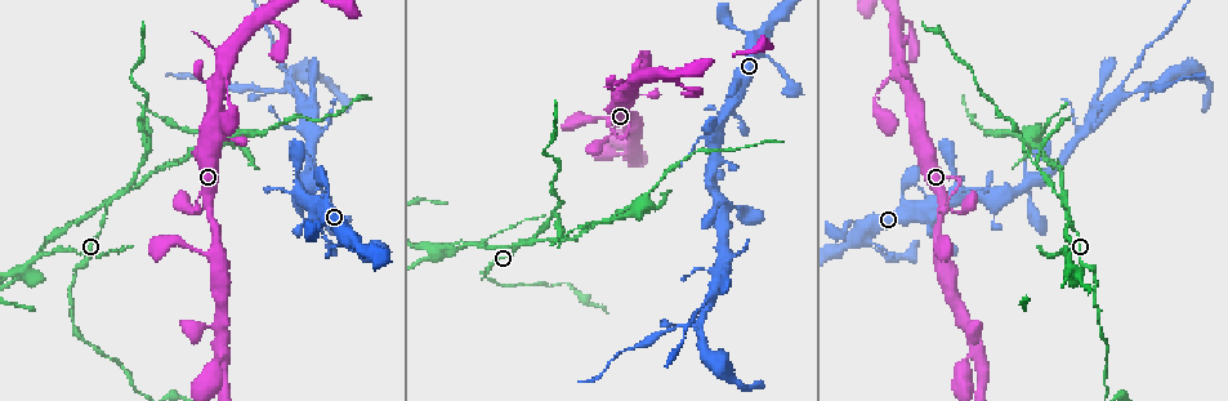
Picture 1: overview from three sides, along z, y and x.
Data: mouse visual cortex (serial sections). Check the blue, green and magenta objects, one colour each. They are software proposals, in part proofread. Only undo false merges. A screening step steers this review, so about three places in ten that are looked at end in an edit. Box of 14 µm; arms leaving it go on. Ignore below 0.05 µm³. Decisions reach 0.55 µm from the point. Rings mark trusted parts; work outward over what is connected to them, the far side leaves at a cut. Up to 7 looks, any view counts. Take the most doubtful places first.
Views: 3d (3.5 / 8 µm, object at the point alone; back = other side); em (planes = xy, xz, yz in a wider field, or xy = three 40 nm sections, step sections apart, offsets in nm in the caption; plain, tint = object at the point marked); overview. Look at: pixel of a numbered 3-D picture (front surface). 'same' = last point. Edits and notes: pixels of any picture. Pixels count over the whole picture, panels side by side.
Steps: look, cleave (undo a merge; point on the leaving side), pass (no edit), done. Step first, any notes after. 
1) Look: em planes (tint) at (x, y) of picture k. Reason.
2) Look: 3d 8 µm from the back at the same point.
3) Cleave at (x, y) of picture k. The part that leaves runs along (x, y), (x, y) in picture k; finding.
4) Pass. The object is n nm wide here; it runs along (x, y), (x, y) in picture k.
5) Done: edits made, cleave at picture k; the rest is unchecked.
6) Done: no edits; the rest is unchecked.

Look: 3d 3.5 µm at (106, 214) of picture 1.

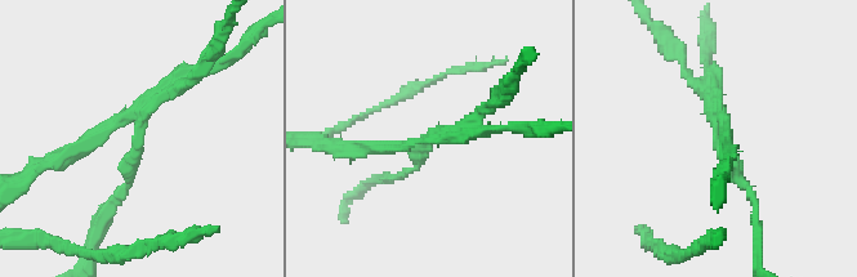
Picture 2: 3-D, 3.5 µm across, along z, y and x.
Look: em planes (tint) at (135, 132) of picture 2. Shape alone is not enough.

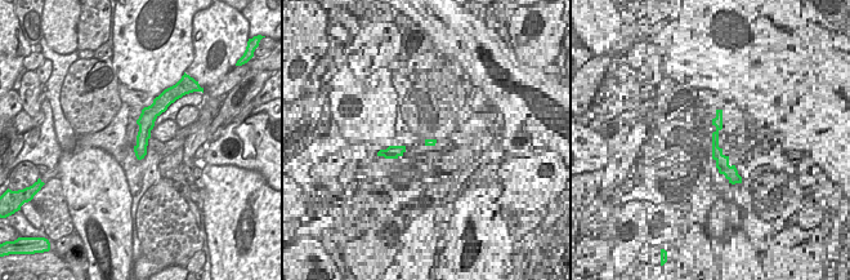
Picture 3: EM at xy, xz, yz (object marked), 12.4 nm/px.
Look: em xy step 3 (tint) at the same point.

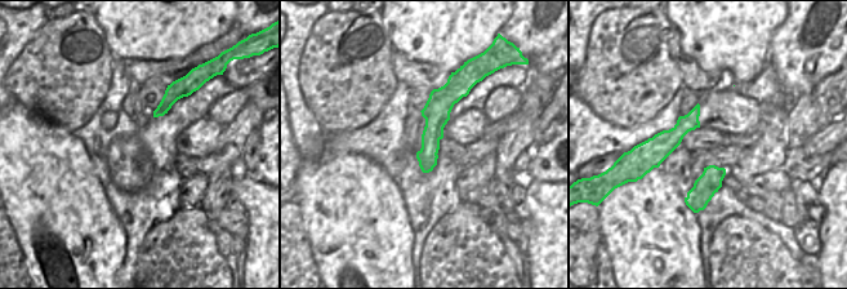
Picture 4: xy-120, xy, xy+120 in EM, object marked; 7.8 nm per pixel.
Cleave at (379, 144) of picture 2. The part that leaves runs along (428, 137), (531, 126) in picture 2; a second cell is stuck on.

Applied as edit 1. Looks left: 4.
Look: 3d 8 µm at (711, 299) of picture 1. Three-way junction.

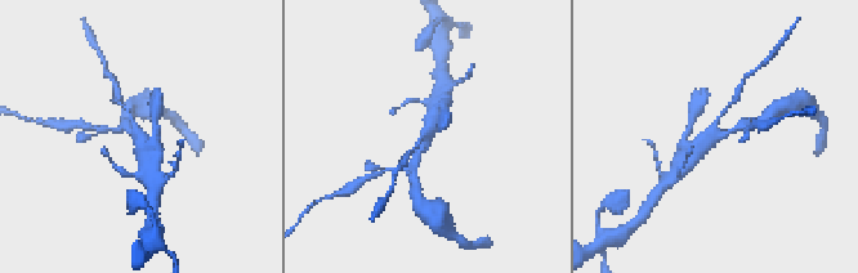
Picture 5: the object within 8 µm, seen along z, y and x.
Look: 3d 3.5 µm at (425, 135) of picture 5. Closer look.

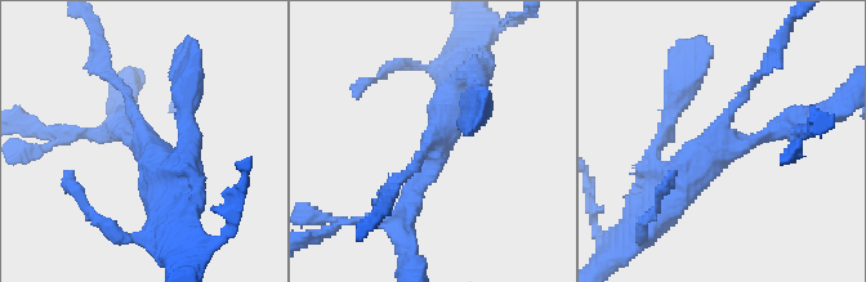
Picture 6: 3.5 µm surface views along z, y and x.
Look: em xy step 2 (tint) at (719, 143) of picture 6. 3 arms meet here; the arms are 150, 200, 500 nm wide; shape alone is not enough.

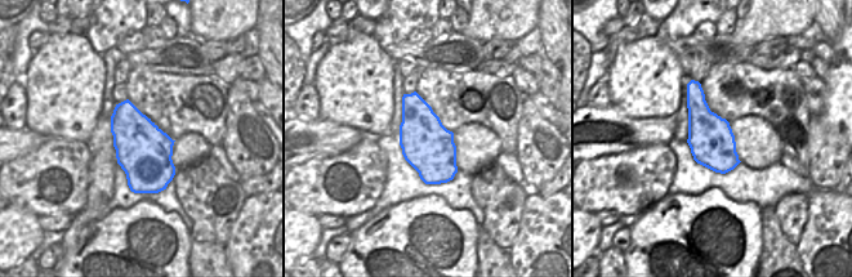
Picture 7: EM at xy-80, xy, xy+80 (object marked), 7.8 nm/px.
Pass. One cell here.

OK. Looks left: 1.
Done: edits made, cleave at picture 2; the rest is unchecked.

